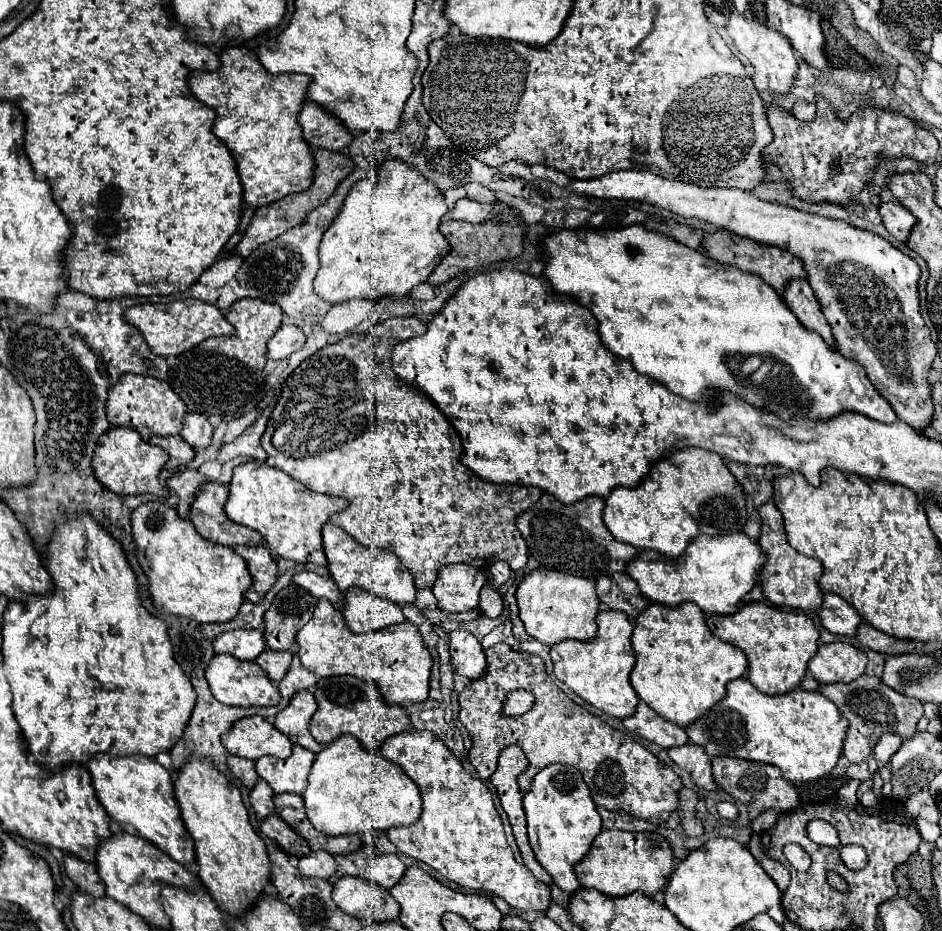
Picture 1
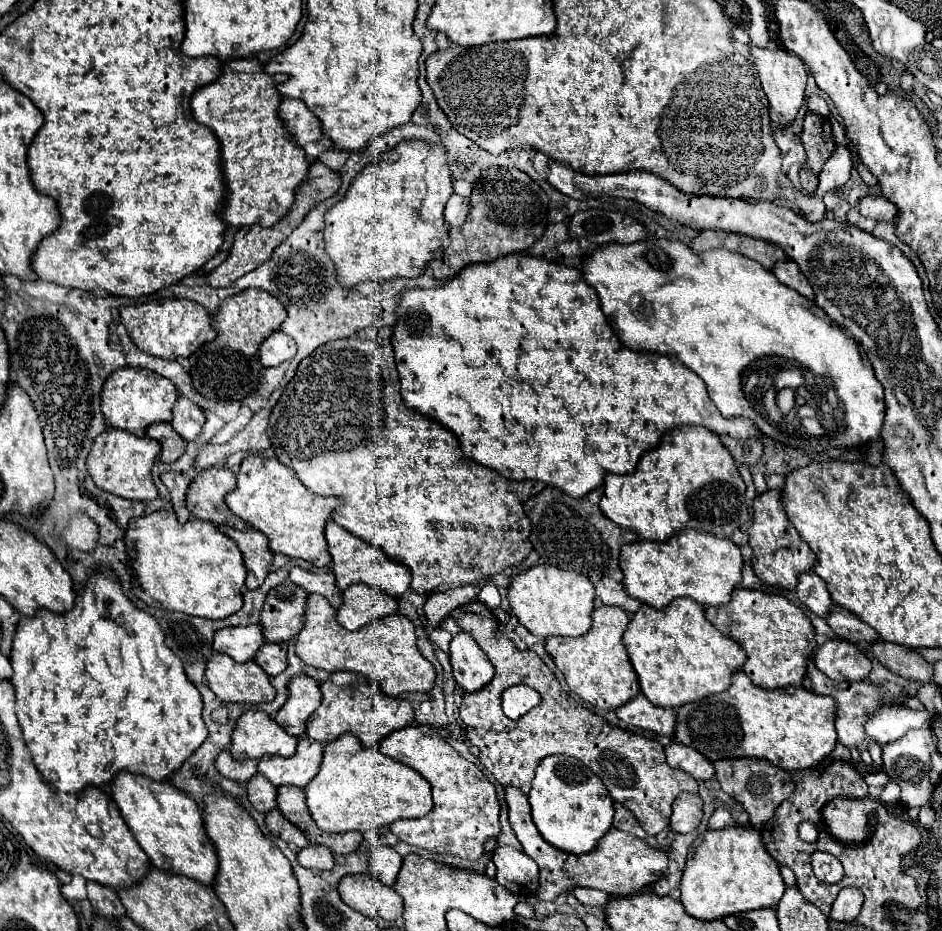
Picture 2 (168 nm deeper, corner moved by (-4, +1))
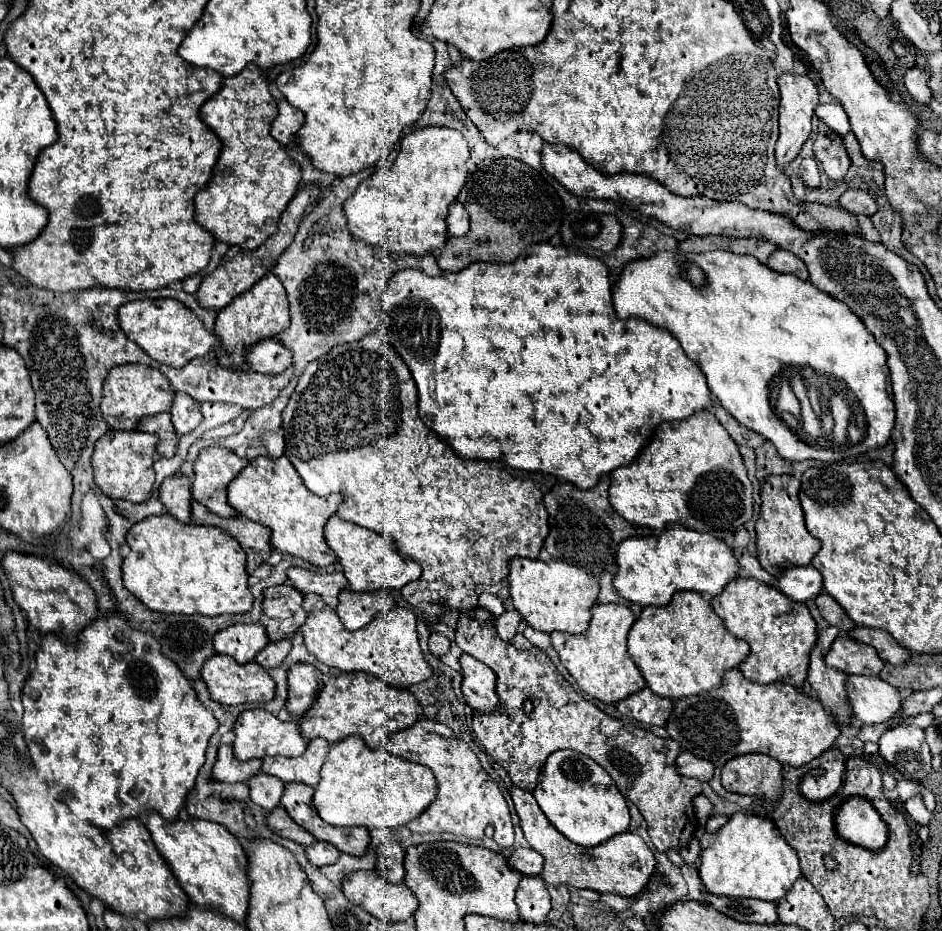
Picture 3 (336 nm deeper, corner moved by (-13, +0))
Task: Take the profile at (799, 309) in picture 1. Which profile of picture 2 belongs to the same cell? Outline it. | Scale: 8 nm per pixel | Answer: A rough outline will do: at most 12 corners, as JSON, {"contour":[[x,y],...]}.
{"contour":[[793,260],[777,262],[775,274],[805,298],[813,300],[813,290]]}

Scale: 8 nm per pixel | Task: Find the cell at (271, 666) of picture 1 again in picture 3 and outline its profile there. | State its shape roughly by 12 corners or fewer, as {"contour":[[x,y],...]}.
{"contour":[[292,641],[268,643],[256,657],[264,669],[280,667]]}

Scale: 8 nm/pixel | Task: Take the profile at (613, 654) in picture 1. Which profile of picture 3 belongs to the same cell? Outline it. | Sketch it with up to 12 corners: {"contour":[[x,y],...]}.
{"contour":[[594,605],[584,635],[552,633],[582,691],[618,703],[646,687],[626,651],[636,617]]}

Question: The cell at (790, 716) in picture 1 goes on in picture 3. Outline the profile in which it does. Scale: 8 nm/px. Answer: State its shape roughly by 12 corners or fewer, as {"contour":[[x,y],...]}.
{"contour":[[740,669],[678,699],[666,731],[724,765],[802,767],[840,735],[818,699]]}

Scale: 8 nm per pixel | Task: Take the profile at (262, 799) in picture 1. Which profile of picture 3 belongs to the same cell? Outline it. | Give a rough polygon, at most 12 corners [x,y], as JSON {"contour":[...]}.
{"contour":[[258,773],[248,781],[250,799],[266,811],[280,805],[284,783]]}

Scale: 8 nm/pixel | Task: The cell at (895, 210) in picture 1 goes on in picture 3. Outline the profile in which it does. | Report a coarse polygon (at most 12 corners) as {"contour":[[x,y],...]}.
{"contour":[[848,189],[840,205],[856,215],[874,215],[878,205],[868,191]]}

